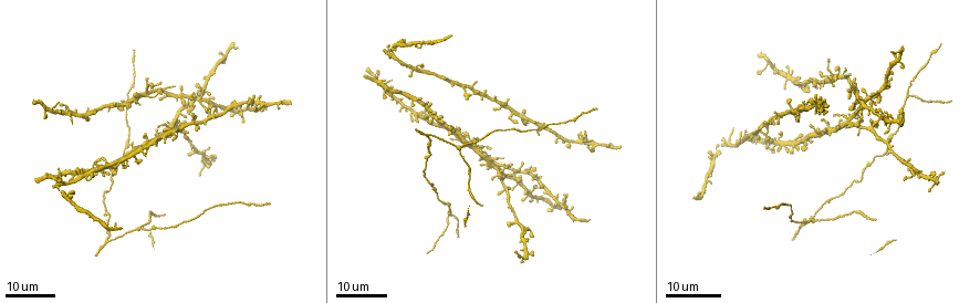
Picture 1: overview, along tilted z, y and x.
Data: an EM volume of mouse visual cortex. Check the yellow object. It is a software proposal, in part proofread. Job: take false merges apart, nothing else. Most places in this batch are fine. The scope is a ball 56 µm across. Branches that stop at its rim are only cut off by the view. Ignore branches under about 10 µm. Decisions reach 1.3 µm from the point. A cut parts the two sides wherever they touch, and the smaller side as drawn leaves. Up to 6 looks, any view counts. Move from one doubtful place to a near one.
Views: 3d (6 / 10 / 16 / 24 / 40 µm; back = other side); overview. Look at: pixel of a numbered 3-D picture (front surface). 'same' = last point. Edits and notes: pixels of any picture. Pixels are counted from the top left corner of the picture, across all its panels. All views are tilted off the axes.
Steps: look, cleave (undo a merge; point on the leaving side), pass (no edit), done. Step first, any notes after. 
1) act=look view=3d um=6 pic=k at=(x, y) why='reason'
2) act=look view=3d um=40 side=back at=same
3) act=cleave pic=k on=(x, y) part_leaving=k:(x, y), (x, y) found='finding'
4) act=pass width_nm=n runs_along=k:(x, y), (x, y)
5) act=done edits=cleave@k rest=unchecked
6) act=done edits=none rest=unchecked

act=look view=3d um=16 pic=1 at=(908, 90) why='side arm on a straight run'

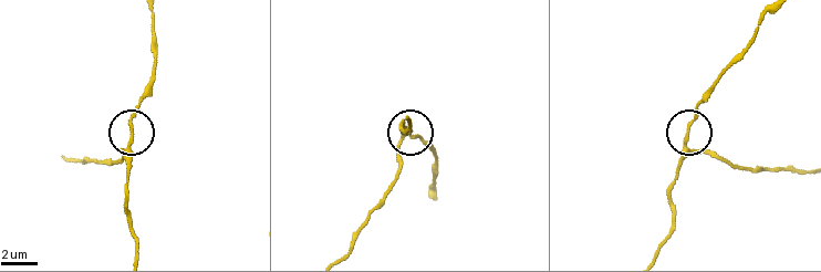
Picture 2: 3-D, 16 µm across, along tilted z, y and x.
act=look view=3d um=10 pic=2 at=(132, 137) why='zoom in'

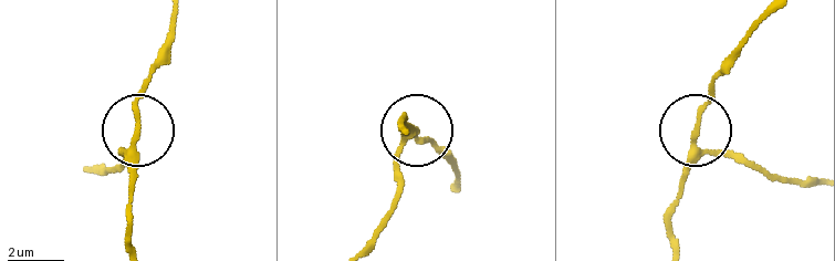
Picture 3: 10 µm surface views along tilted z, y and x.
act=pass width_nm=180 found='all the same cell'

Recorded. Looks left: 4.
act=look view=3d um=16 pic=1 at=(499, 174) why='four or more arms meet'

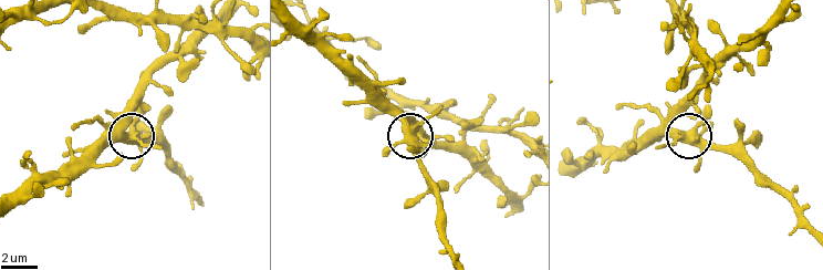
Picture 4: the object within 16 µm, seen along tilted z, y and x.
act=look view=3d um=10 pic=4 at=(133, 131) why='closer look'

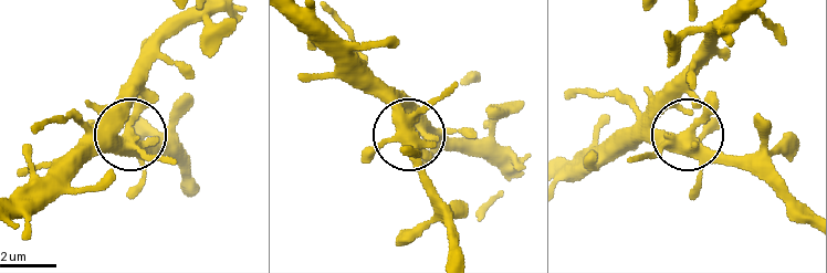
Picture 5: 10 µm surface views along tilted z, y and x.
act=pass found='continuous, no second cell'

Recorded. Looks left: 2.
act=look view=3d um=16 pic=1 at=(190, 96) why='looks like a crossing'

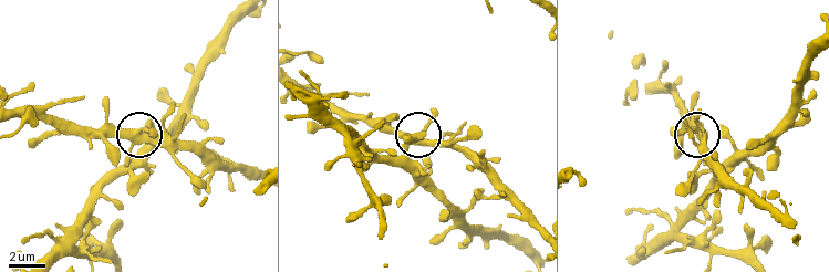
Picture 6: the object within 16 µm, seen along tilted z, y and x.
act=look view=3d um=6 pic=6 at=(131, 134) why='zoom in'

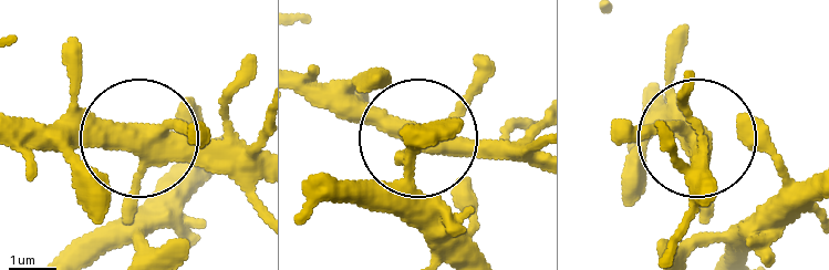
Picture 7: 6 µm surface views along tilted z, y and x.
act=pass arms=4 runs_along=7:(104, 251), (124, 229), (142, 142), (221, 139), (254, 152) found='all the same cell'

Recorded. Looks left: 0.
act=done edits=none rest=unchecked

